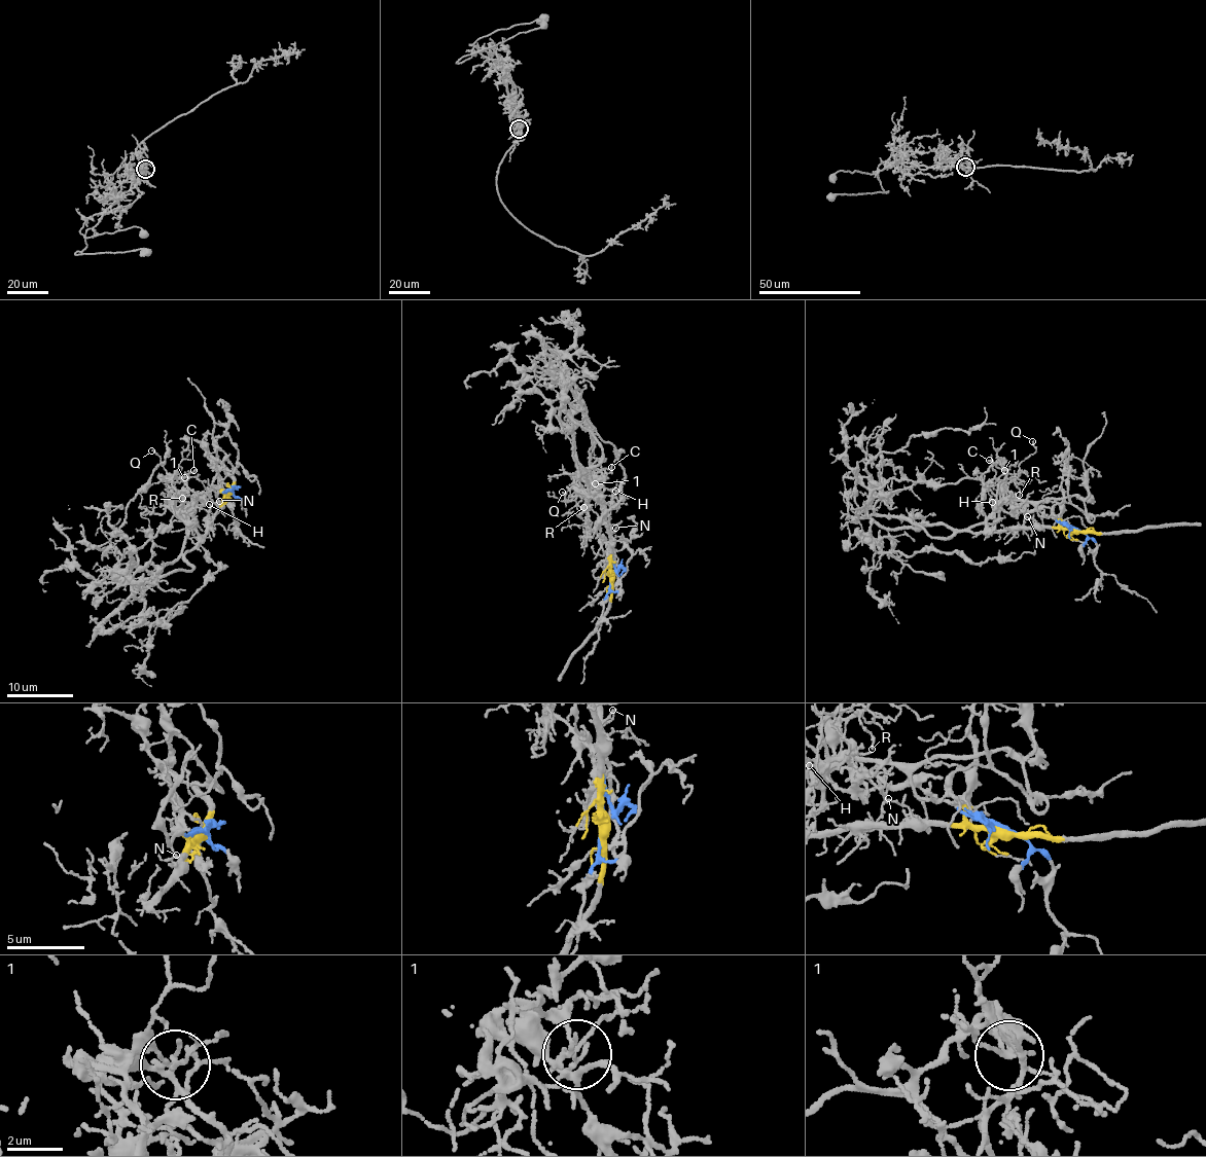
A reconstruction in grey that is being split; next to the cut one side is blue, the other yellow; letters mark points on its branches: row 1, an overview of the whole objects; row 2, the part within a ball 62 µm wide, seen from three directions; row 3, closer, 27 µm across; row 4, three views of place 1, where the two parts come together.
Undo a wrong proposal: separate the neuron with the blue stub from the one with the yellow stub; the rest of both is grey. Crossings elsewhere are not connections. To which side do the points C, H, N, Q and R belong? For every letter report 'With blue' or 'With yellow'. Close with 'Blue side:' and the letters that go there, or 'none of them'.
C: With yellow
H: With yellow
N: With yellow
Q: With yellow
R: With yellow
Blue side: none of them

